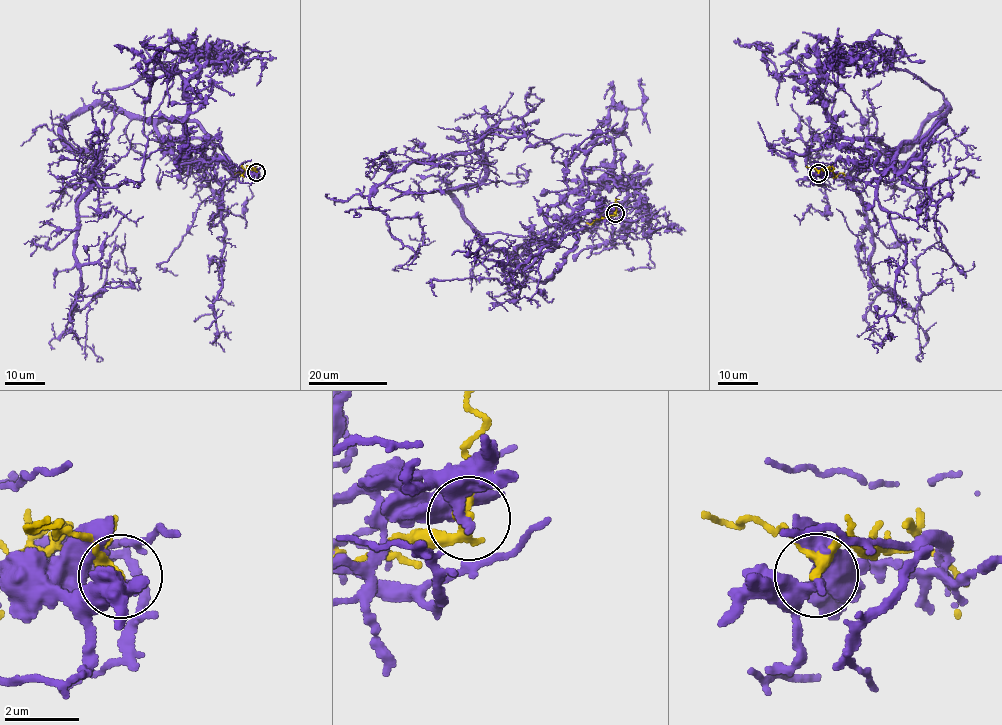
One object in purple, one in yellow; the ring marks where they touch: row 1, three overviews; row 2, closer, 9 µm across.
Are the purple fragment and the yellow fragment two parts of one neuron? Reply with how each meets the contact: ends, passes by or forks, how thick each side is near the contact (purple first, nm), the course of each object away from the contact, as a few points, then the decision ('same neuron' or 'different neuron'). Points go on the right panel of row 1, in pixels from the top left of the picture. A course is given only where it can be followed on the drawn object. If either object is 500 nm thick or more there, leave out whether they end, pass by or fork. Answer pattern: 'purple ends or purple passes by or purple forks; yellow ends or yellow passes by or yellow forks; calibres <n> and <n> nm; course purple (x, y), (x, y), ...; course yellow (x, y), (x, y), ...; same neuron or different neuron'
purple passes by; yellow passes by; calibres 240 and 240 nm; course purple (818, 173), (885, 163), (946, 105), (851, 184), (870, 278), (903, 303), (920, 309), (931, 245), (975, 266); course yellow (818, 173), (829, 170), (836, 176), (840, 173), (843, 176); different neuron

